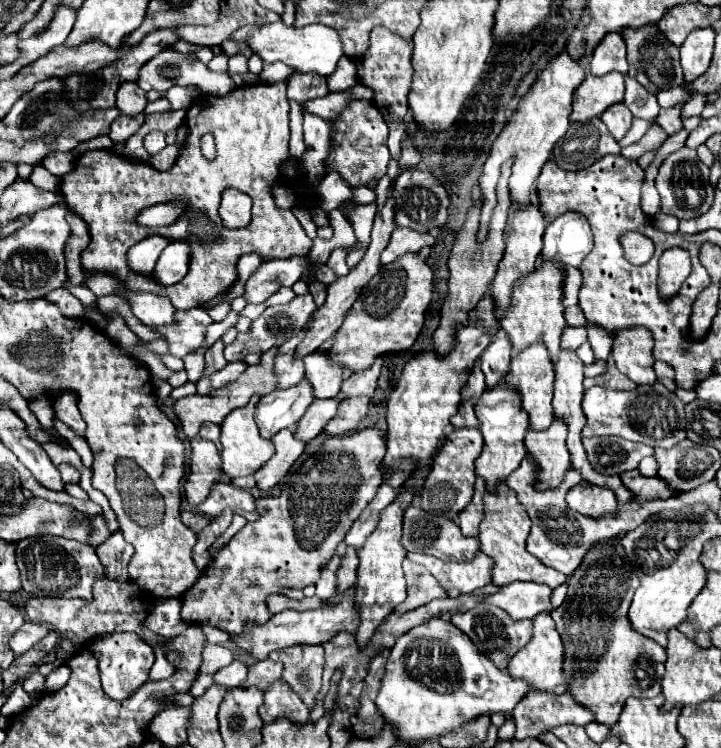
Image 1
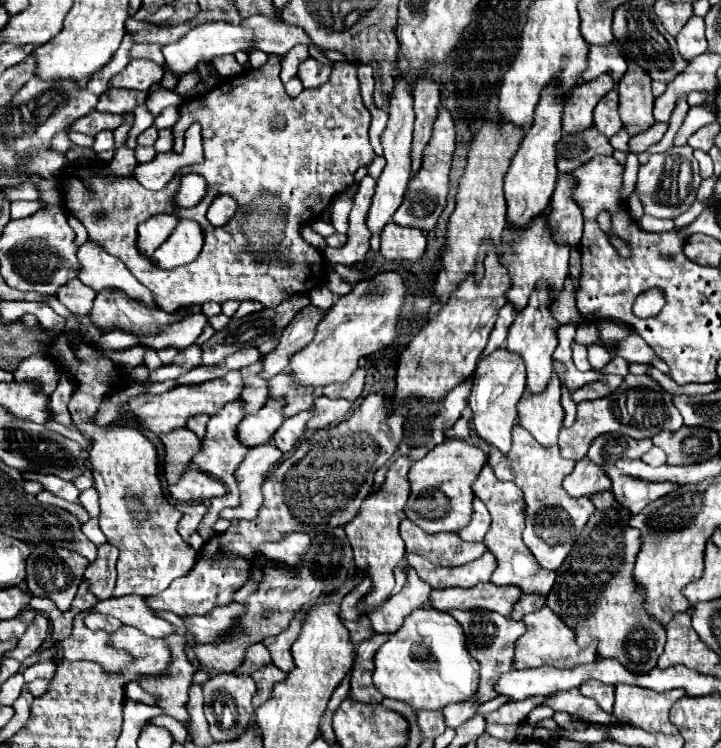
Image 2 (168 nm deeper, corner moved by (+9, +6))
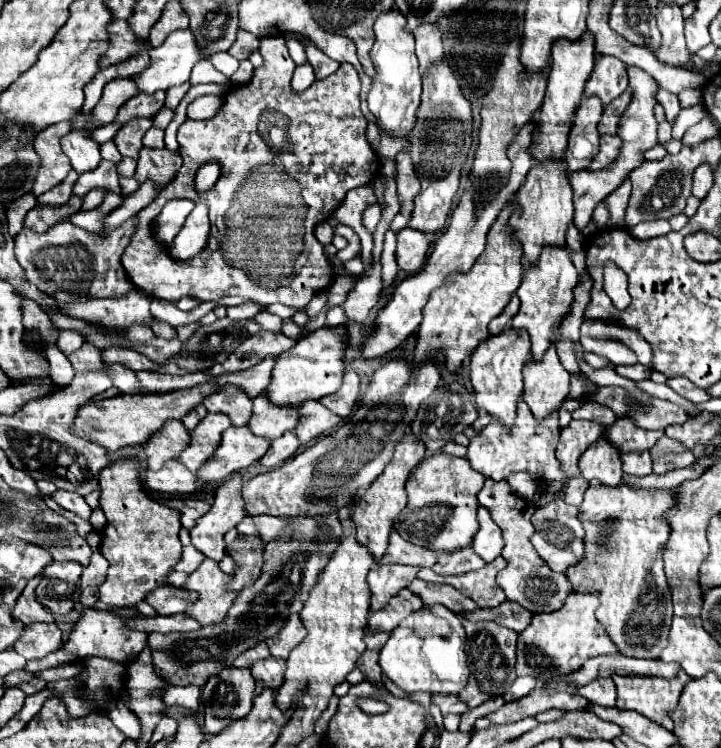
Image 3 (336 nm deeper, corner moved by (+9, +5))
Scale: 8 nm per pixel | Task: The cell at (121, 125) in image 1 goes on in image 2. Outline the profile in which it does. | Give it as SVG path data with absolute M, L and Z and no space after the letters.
M101 131L95 135L95 145L93 145L93 151L95 153L101 153L101 151L109 151L113 147L113 133L111 131Z

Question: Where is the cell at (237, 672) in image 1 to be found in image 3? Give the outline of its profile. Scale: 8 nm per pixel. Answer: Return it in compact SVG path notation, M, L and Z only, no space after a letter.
M171 686L165 694L166 704L179 704L197 710L199 708L199 694L201 690L197 686Z

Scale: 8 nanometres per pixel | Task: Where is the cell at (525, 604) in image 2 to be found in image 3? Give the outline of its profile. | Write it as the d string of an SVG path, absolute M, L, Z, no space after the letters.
M505 600L505 602L503 602L499 608L495 608L495 610L475 610L475 612L469 612L469 614L467 614L467 618L477 618L477 620L479 620L479 618L487 618L487 620L495 620L495 622L499 622L499 624L503 624L503 626L519 632L519 634L527 628L531 616L533 616L531 612L521 610L521 606L515 604L515 602L511 602L511 600Z

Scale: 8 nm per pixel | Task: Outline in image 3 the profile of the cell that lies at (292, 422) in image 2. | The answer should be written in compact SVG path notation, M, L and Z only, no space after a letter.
M287 432L283 434L283 438L275 438L275 442L271 442L267 454L261 458L261 464L275 468L285 460L289 460L297 450L299 450L299 440L295 438L295 432Z

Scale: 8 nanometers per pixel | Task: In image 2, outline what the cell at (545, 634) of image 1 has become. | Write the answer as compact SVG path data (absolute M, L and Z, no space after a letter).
M547 605L541 607L535 613L529 613L523 617L523 623L527 627L527 633L515 643L515 669L531 669L531 667L543 667L543 665L555 665L555 667L575 667L587 661L595 661L597 657L597 641L593 641L589 647L581 649L577 645L575 631L557 617Z

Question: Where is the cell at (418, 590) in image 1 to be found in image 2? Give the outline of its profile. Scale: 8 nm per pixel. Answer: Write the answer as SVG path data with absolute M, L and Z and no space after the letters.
M409 569L407 575L407 585L389 601L385 601L377 611L367 615L375 633L395 633L411 611L427 603L427 593L431 593L431 587L421 581L413 569Z

